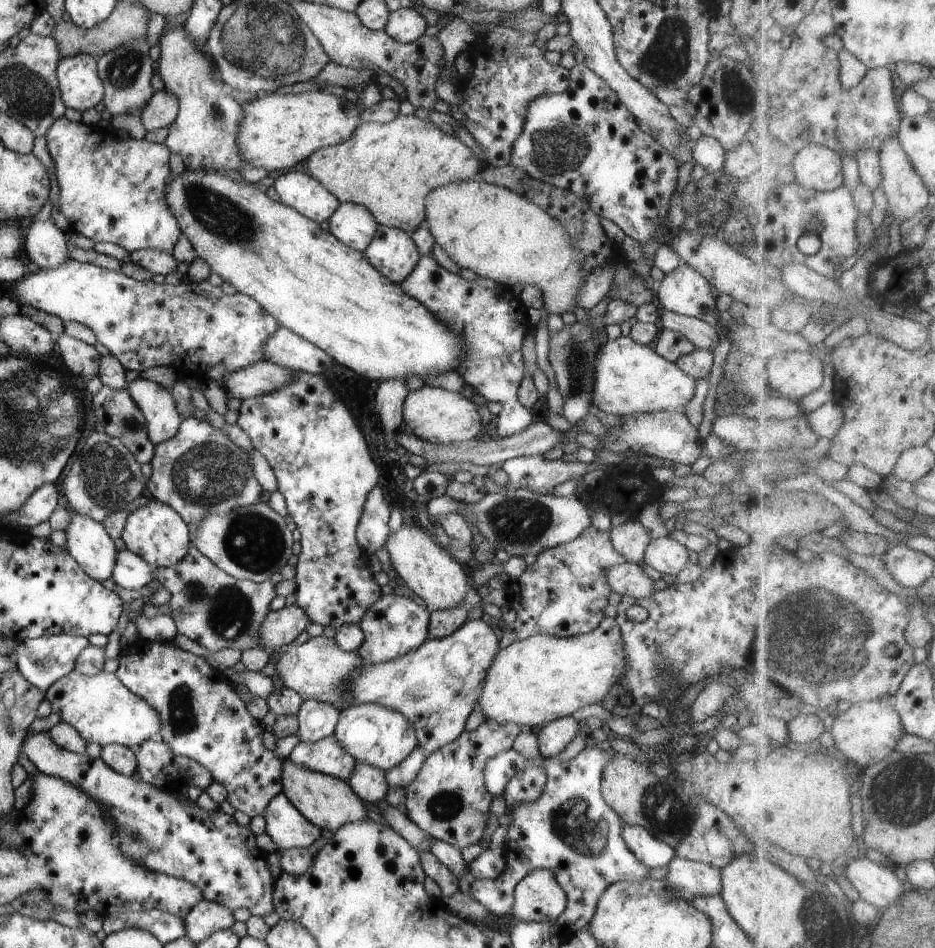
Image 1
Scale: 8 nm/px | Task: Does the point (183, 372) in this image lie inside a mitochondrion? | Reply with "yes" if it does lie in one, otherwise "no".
no

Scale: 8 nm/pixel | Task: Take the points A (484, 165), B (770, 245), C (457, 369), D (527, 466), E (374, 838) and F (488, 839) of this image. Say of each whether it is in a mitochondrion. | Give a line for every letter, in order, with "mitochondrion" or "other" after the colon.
A: other
B: other
C: other
D: other
E: other
F: other

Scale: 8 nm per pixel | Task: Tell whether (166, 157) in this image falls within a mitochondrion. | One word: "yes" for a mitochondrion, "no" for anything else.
no

